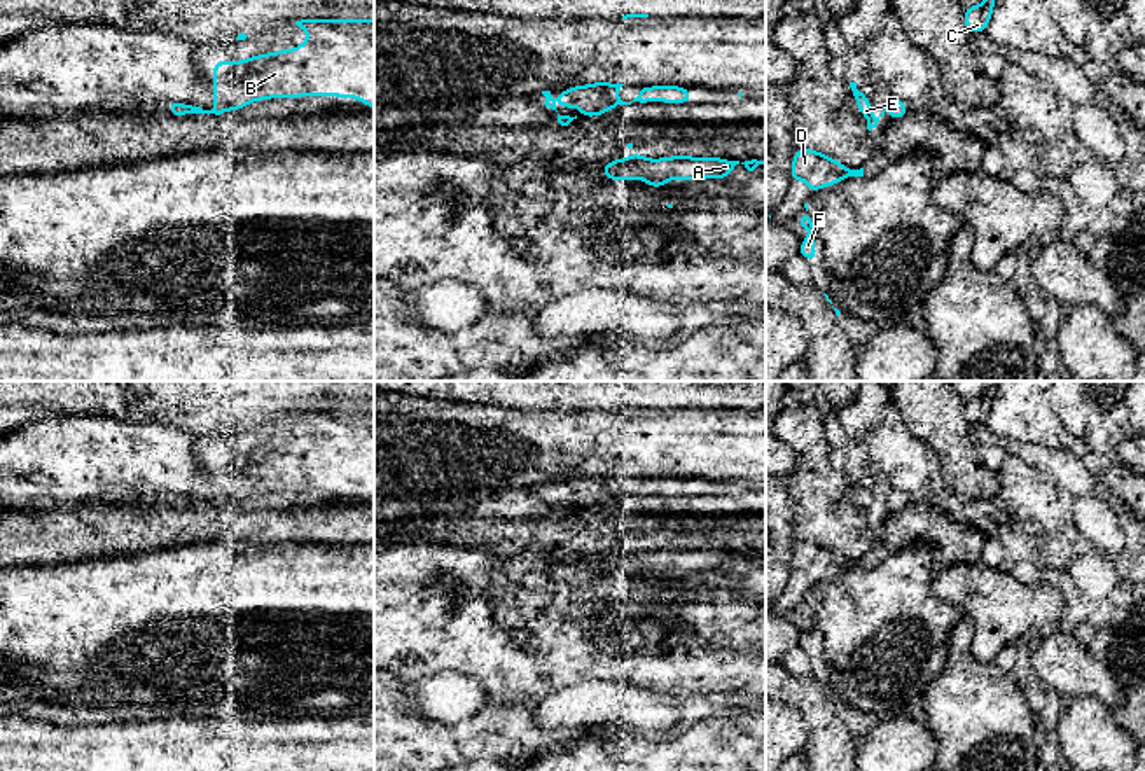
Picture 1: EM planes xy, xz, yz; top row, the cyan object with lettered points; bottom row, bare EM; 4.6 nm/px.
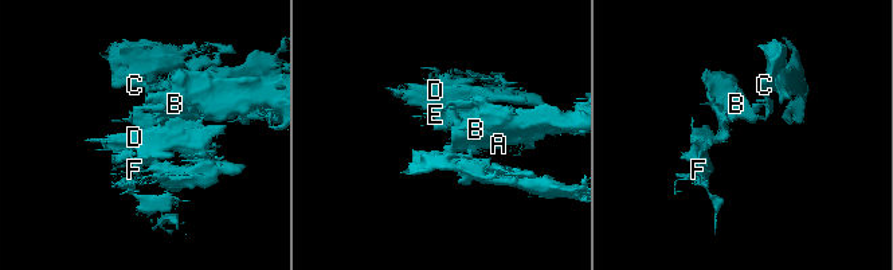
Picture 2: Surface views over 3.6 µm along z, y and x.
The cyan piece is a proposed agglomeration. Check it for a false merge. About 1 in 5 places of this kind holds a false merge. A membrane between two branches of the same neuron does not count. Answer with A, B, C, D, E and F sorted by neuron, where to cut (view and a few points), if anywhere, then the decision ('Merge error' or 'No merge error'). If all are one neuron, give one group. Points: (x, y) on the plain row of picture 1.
Groups: A B C D E F. No split. No merge error

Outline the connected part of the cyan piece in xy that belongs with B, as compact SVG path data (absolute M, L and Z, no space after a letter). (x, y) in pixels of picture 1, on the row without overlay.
M301 411L295 416L311 427L297 441L213 453L212 502L168 493L166 505L220 507L257 491L306 486L358 490L374 500L374 411Z

